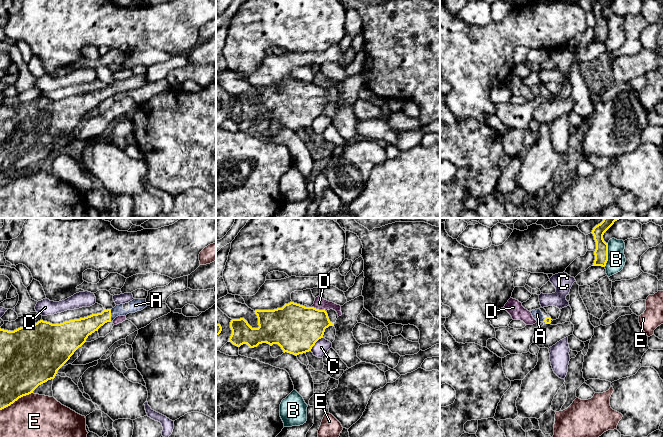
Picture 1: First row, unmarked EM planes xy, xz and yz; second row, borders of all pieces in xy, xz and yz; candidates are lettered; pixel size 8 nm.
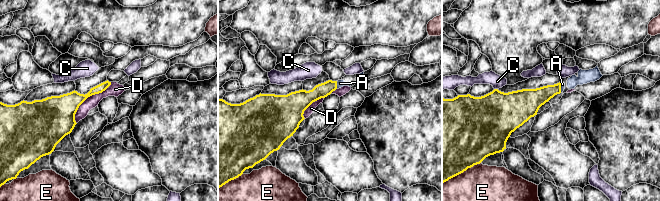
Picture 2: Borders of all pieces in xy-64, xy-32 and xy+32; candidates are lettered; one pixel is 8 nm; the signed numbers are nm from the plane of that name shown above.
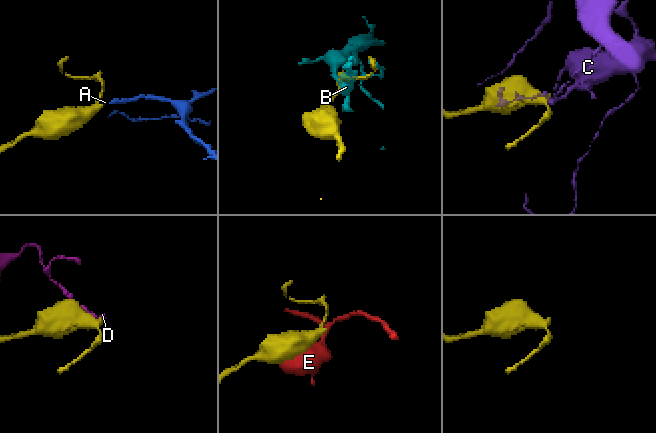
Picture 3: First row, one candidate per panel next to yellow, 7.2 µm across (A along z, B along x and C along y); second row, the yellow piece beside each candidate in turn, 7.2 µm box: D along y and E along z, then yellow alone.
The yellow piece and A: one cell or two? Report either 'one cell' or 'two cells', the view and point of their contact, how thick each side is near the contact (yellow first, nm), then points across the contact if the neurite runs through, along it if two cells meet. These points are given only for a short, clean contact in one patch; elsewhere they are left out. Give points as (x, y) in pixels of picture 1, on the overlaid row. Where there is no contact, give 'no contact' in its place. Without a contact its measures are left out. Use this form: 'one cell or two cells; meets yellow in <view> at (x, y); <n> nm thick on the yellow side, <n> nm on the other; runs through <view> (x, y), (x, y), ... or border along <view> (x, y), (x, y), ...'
one cell; meets yellow in xy at (110, 315); 160 nm thick on the yellow side, 100 nm on the other

